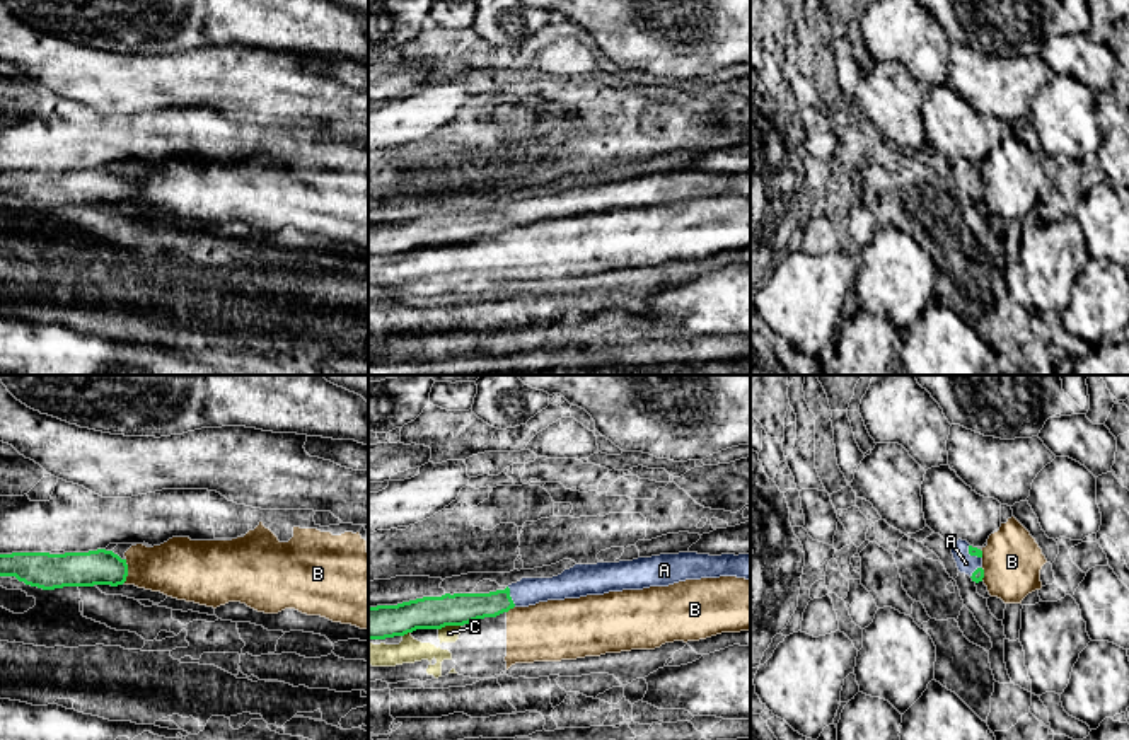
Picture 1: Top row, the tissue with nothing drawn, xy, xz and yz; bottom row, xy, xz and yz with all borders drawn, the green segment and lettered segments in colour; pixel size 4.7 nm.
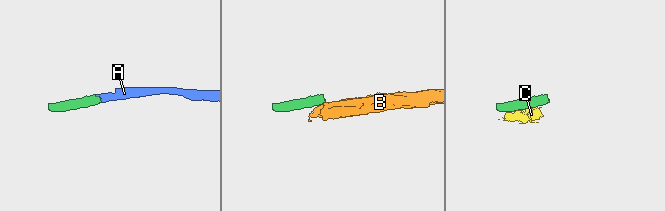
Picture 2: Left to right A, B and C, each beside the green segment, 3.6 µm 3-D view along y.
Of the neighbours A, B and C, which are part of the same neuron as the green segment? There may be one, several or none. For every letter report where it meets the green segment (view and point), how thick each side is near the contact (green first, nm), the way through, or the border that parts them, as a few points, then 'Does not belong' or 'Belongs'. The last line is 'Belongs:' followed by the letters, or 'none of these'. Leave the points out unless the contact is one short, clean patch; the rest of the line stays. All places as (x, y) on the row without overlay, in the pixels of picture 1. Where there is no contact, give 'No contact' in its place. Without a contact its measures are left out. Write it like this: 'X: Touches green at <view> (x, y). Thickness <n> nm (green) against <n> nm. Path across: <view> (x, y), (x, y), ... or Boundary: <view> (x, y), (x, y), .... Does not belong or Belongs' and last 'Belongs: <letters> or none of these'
A: Touches green at xz (510, 215). Thickness 150 nm (green) against 130 nm. Path across: xz (459, 227), (490, 224), (510, 215), (526, 210). Belongs
B: Touches green at xy (127, 190). Thickness 170 nm (green) against 280 nm. Boundary: xy (127, 178), (127, 196), (123, 200). Does not belong
C: Touches green at xz (449, 242). Thickness 160 nm (green) against 80 nm. Boundary: xz (461, 242), (445, 242), (439, 248). Does not belong
Belongs: A

